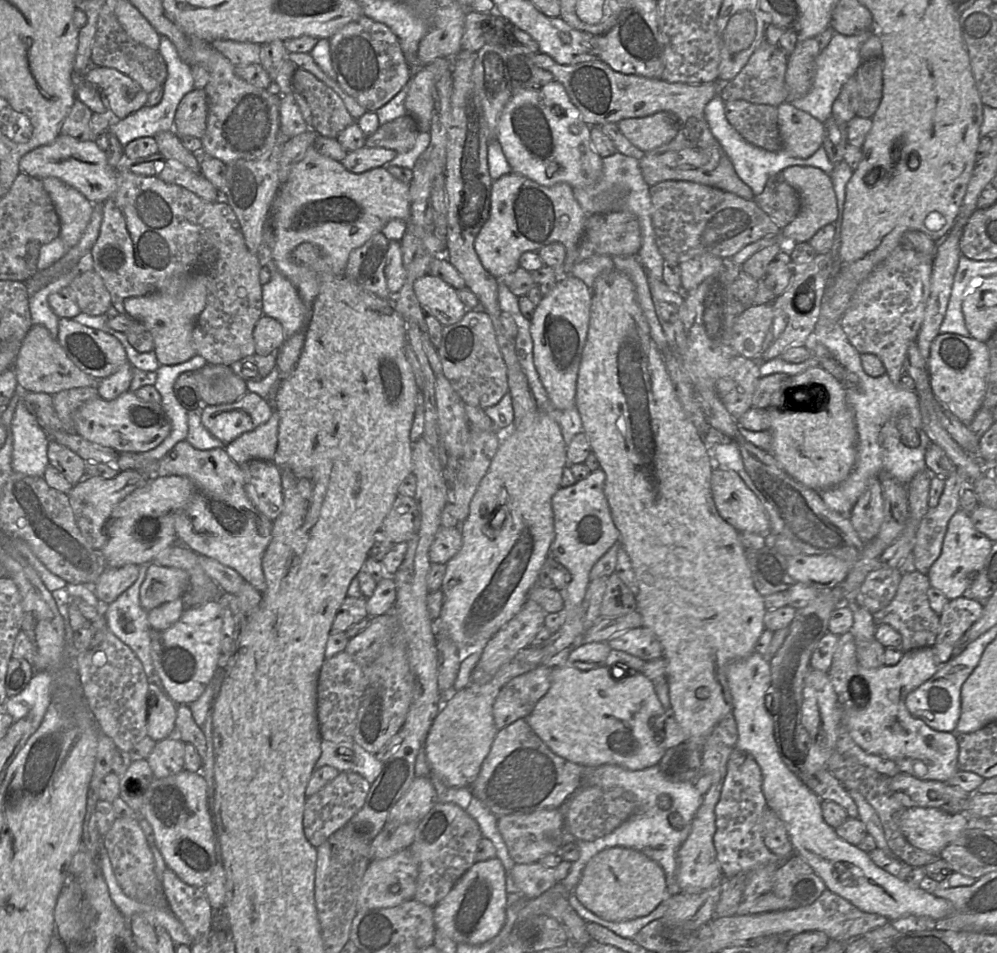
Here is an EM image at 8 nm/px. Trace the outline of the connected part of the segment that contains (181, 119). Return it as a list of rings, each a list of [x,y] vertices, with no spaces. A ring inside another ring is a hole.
[[[193,89],[180,101],[175,118],[174,132],[180,137],[201,139],[206,130],[208,115],[205,89]]]

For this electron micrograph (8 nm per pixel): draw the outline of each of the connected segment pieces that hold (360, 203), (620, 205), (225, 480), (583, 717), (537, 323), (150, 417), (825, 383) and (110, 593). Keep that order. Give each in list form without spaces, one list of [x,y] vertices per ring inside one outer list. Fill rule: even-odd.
[[[314,145],[310,146],[304,158],[291,170],[287,180],[282,183],[273,199],[268,223],[273,231],[274,244],[270,251],[279,272],[296,287],[307,306],[312,307],[319,292],[319,280],[315,271],[298,265],[292,259],[292,251],[302,243],[317,245],[327,259],[329,272],[344,275],[350,253],[362,246],[374,234],[382,232],[383,227],[393,219],[407,221],[410,217],[410,184],[396,179],[386,167],[378,167],[355,174],[340,162],[320,154]]]
[[[616,152],[603,158],[603,174],[596,184],[572,189],[587,217],[610,212],[630,212],[637,217],[642,236],[642,246],[638,252],[639,261],[650,277],[662,281],[664,258],[656,243],[650,186],[643,178],[640,160]]]
[[[182,440],[157,463],[155,475],[186,477],[194,486],[192,497],[175,520],[178,540],[198,555],[213,558],[223,565],[233,568],[245,581],[263,594],[266,590],[266,580],[262,569],[262,558],[272,539],[274,522],[256,509],[249,500],[245,490],[244,472],[241,466],[230,458],[225,448],[199,450],[187,440]]]
[[[563,664],[554,667],[548,692],[526,719],[555,754],[571,762],[586,768],[617,765],[642,770],[658,764],[666,751],[658,732],[664,713],[654,683],[641,673],[623,673],[611,666],[581,670]]]
[[[567,275],[544,296],[531,320],[534,364],[551,402],[560,410],[576,407],[577,379],[589,330],[591,305],[592,288]]]
[[[131,390],[114,400],[107,401],[99,396],[87,401],[73,414],[73,423],[75,432],[85,440],[119,453],[144,453],[153,450],[166,439],[171,431],[171,421],[162,405],[144,402]]]
[[[819,365],[795,375],[803,375],[788,383],[788,387],[813,381],[821,387],[815,405],[792,411],[787,406],[771,406],[770,427],[772,442],[768,452],[791,477],[807,488],[821,492],[845,481],[857,459],[858,435],[854,412],[847,403],[846,388]]]
[[[135,564],[106,567],[96,582],[95,595],[100,601],[111,604],[136,582],[138,570],[139,566]]]

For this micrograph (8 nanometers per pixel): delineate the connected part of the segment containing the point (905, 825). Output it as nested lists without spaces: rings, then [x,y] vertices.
[[[908,807],[900,819],[900,829],[908,842],[936,856],[965,829],[971,827],[974,827],[973,820],[969,820],[963,813],[950,814],[933,807]]]

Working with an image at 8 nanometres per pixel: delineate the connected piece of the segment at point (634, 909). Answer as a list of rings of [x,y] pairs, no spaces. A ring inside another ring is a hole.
[[[609,848],[587,863],[573,893],[600,918],[611,922],[628,921],[648,915],[667,897],[666,876],[657,862],[638,850]]]

